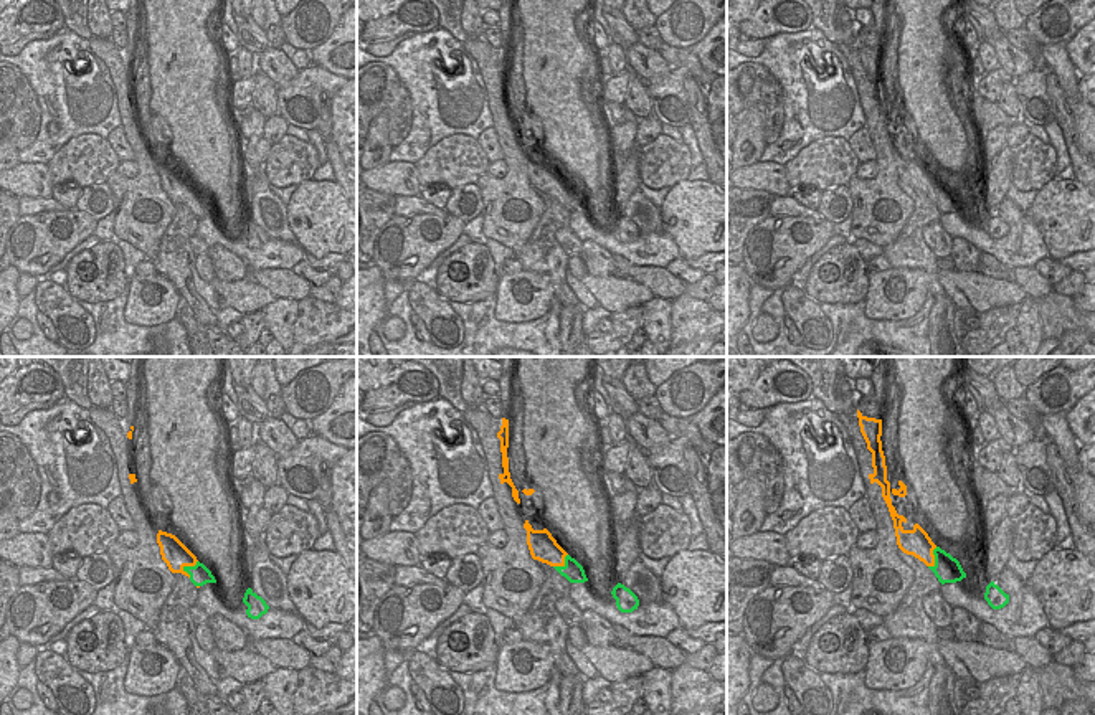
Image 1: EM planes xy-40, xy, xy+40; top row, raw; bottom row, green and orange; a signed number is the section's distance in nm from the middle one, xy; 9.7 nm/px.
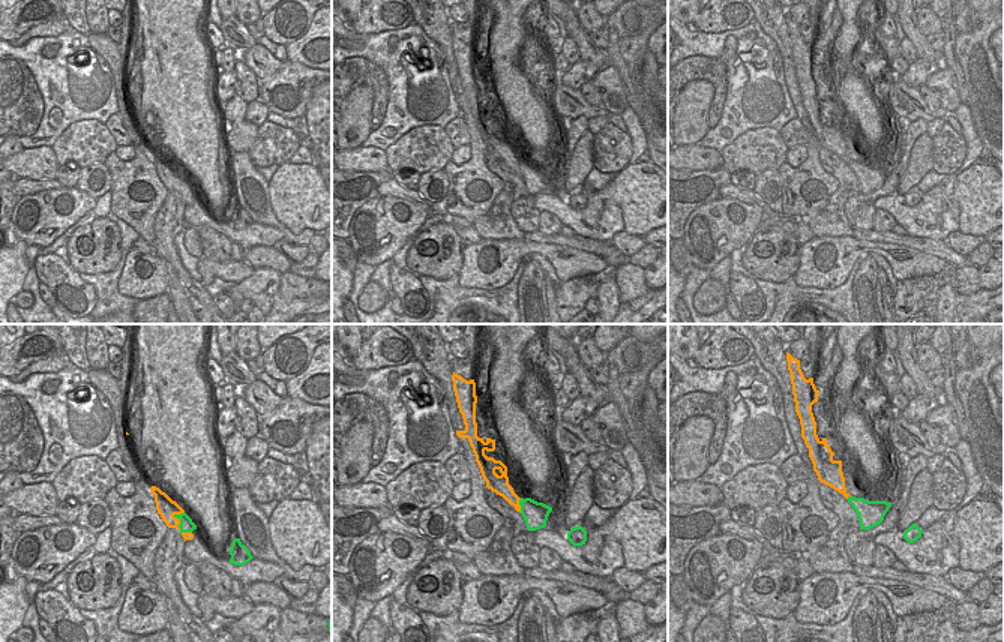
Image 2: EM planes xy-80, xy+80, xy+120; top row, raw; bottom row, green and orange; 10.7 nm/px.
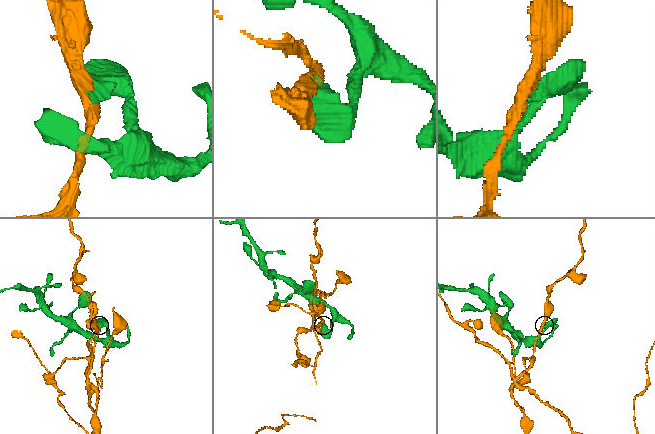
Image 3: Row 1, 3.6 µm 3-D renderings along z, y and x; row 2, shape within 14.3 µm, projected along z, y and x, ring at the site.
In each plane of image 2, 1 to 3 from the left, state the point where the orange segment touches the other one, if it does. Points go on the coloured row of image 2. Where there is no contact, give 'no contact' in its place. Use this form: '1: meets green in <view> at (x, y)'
1: meets green in xy-80 at (179, 527)
2: meets green in xy+80 at (520, 504)
3: meets green in xy+120 at (848, 497)

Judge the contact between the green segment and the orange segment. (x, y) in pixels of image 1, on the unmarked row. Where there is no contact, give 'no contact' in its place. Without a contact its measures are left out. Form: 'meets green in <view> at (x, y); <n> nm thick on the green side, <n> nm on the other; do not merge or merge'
meets green in xy-40 at (187, 197); 200 nm thick on the green side, 240 nm on the other; do not merge

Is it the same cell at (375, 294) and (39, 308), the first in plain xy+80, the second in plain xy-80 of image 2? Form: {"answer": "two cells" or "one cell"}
{"answer": "two cells"}

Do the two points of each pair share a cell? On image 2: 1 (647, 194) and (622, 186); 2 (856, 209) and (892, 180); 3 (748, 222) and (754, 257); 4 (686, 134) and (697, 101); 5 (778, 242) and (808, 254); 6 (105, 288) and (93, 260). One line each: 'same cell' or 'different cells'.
1: same cell
2: same cell
3: different cells
4: same cell
5: different cells
6: different cells

